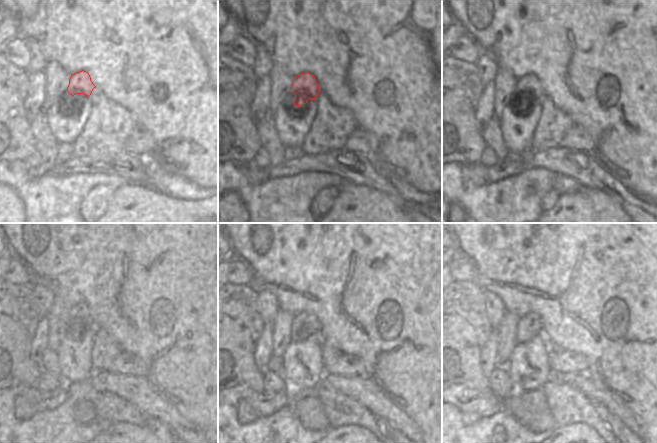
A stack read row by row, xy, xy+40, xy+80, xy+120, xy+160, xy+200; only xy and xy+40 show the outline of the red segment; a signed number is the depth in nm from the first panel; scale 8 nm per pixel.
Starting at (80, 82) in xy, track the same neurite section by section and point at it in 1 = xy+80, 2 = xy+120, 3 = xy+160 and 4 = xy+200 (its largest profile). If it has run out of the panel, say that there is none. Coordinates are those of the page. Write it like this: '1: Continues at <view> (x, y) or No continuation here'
1: Continues at xy+80 (529, 88)
2: Continues at xy+120 (81, 320)
3: Continues at xy+160 (305, 324)
4: Continues at xy+200 (529, 326).

